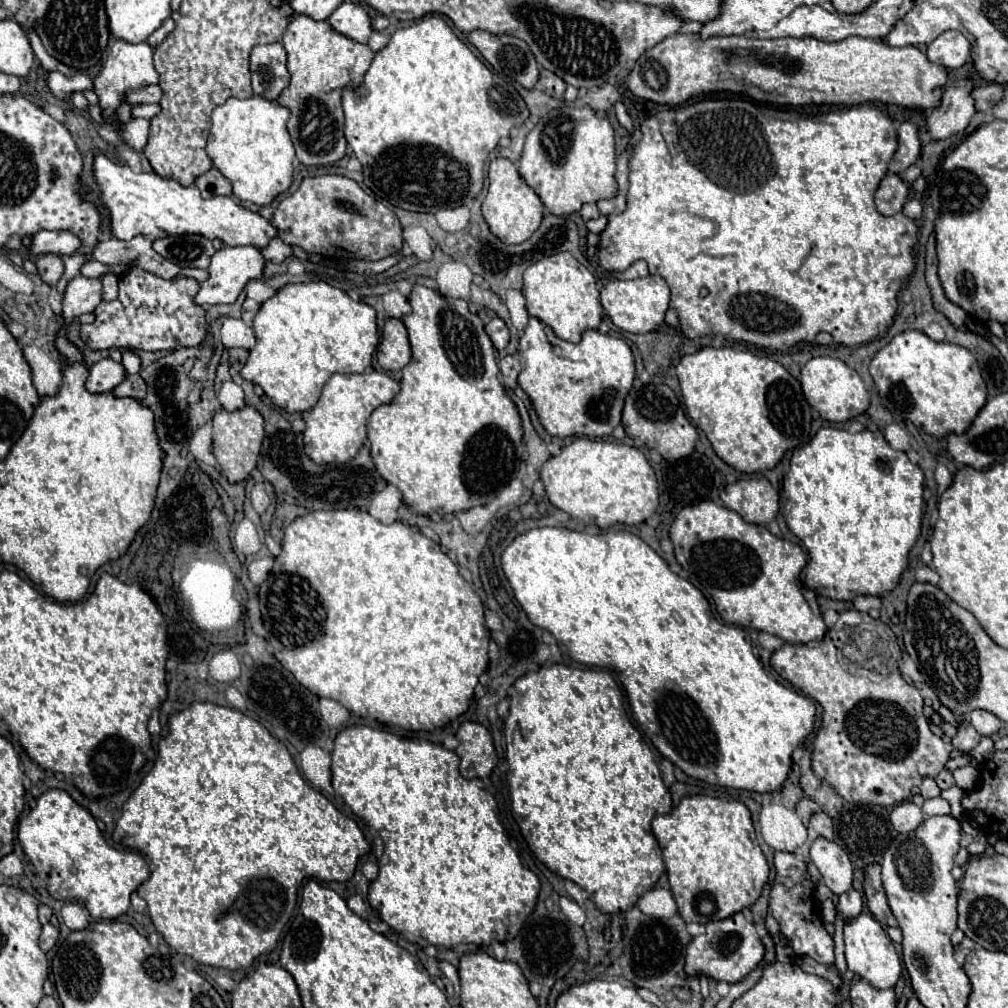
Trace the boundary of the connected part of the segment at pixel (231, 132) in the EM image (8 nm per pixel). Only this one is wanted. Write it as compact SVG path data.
M259 95L249 99L229 97L211 113L213 125L207 139L207 155L233 183L233 195L237 199L263 207L289 189L293 179L295 149L287 133L287 119L289 109Z

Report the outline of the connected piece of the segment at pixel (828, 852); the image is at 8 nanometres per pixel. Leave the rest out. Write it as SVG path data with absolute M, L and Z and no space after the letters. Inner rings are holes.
M817 837L809 849L809 855L811 855L811 861L817 865L825 885L833 893L841 895L847 889L851 889L853 865L851 865L845 849L841 849L835 841Z

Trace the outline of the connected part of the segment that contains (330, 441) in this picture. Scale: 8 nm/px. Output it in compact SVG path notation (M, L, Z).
M379 371L359 373L359 375L335 373L325 383L317 405L303 415L303 421L307 425L303 431L305 453L311 457L311 461L319 465L351 461L365 443L367 419L373 413L373 409L391 403L391 399L397 393L399 393L399 383Z

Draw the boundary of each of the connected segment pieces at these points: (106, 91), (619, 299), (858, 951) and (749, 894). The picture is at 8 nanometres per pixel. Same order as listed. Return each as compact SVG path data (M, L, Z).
M115 39L113 45L109 47L107 59L103 61L103 69L95 77L95 93L99 95L99 105L103 107L103 113L111 115L123 103L125 91L155 85L157 81L159 79L157 79L155 67L153 67L153 49L147 43L133 45L123 39Z
M647 275L633 281L613 279L601 289L601 305L619 329L627 333L649 333L665 319L665 313L669 309L669 287L659 275Z
M861 913L845 923L845 957L847 957L847 967L865 981L869 981L873 987L877 989L895 987L901 973L899 953L889 935L883 931L883 927L877 923L877 919L871 913Z
M689 795L683 797L671 813L657 815L651 823L651 829L663 851L671 893L677 901L679 915L683 917L685 923L689 921L709 923L727 919L737 911L751 907L761 895L761 889L769 877L769 865L757 843L751 813L741 801L727 801L709 795Z

